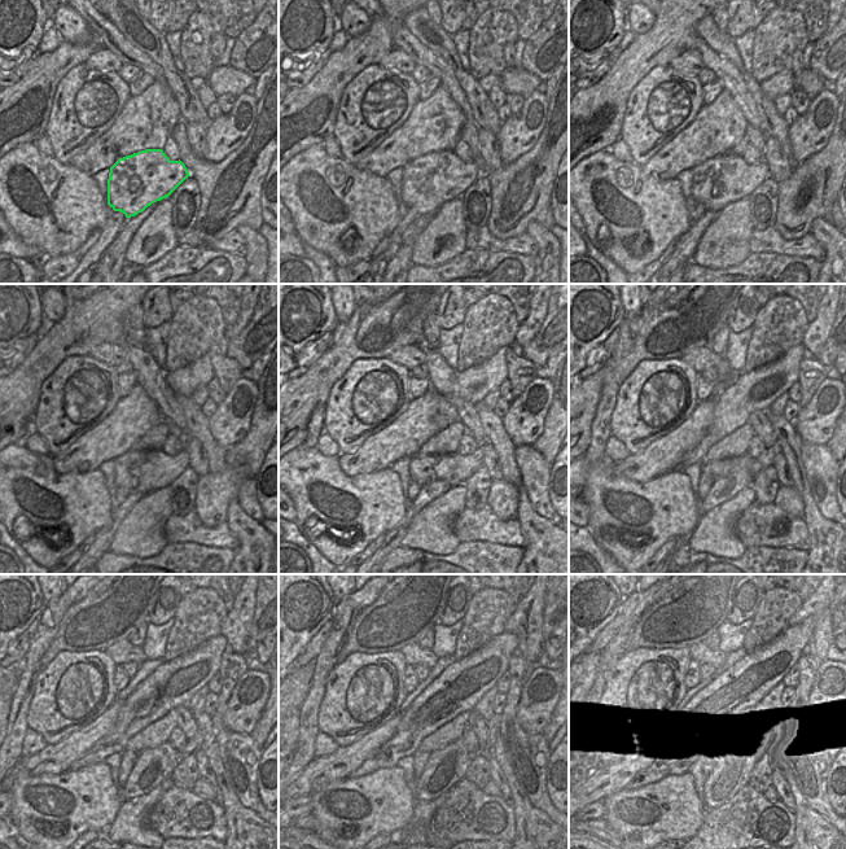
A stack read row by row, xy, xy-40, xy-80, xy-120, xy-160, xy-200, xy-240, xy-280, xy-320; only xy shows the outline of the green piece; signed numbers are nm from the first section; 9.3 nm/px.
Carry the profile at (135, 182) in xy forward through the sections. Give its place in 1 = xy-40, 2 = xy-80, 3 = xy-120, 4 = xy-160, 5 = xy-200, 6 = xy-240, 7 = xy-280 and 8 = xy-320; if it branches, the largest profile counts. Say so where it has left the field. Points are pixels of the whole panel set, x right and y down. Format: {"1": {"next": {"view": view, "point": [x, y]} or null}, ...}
{"1": {"next": {"view": "xy-40", "point": [428, 182]}}, "2": {"next": {"view": "xy-80", "point": [726, 178]}}, "3": {"next": {"view": "xy-120", "point": [144, 471]}}, "4": {"next": {"view": "xy-160", "point": [454, 468]}}, "5": {"next": {"view": "xy-200", "point": [717, 468]}}, "6": {"next": {"view": "xy-240", "point": [194, 743]}}, "7": {"next": {"view": "xy-280", "point": [491, 725]}}, "8": {"next": {"view": "xy-320", "point": [781, 726]}}}

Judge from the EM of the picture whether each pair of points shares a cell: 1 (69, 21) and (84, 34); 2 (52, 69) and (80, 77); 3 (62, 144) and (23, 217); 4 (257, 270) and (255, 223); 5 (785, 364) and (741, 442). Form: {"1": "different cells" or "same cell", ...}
{"1": "same cell", "2": "different cells", "3": "different cells", "4": "different cells", "5": "different cells"}

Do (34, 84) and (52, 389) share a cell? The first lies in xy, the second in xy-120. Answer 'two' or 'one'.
two

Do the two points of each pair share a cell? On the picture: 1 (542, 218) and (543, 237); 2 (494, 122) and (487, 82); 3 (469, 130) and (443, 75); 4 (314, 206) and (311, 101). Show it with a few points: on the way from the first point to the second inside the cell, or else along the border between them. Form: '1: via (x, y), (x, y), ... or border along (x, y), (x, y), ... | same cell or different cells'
1: border along (525, 228), (530, 222), (537, 222), (548, 230) | different cells
2: border along (478, 81), (486, 92) | different cells
3: border along (473, 119), (465, 122) | different cells
4: border along (321, 143), (312, 144), (292, 157) | different cells

